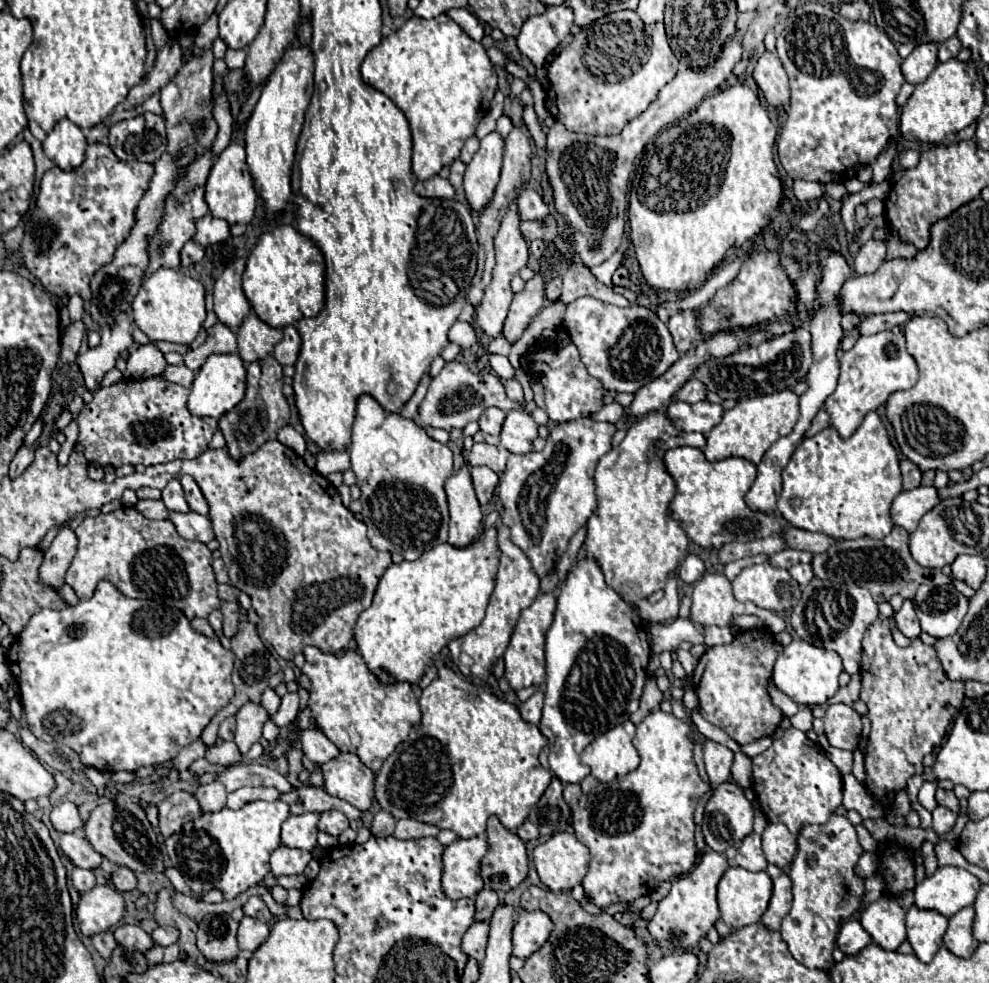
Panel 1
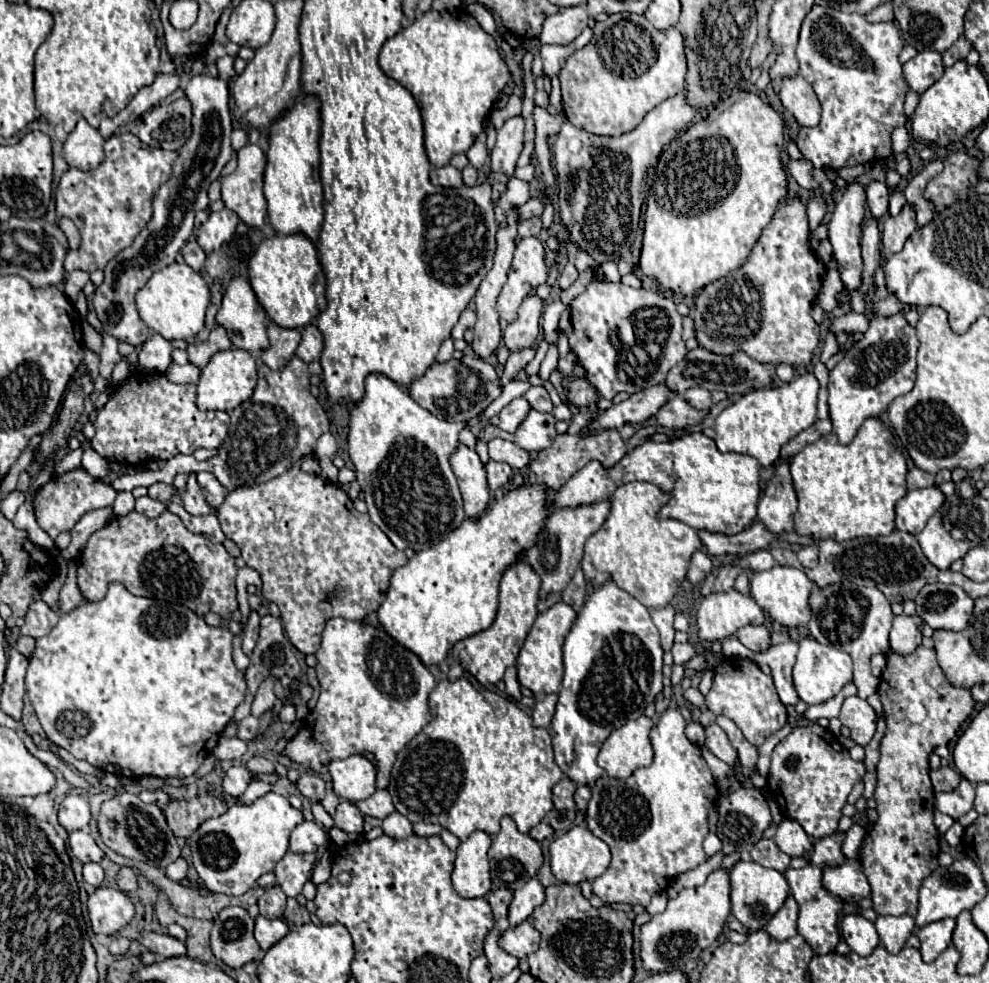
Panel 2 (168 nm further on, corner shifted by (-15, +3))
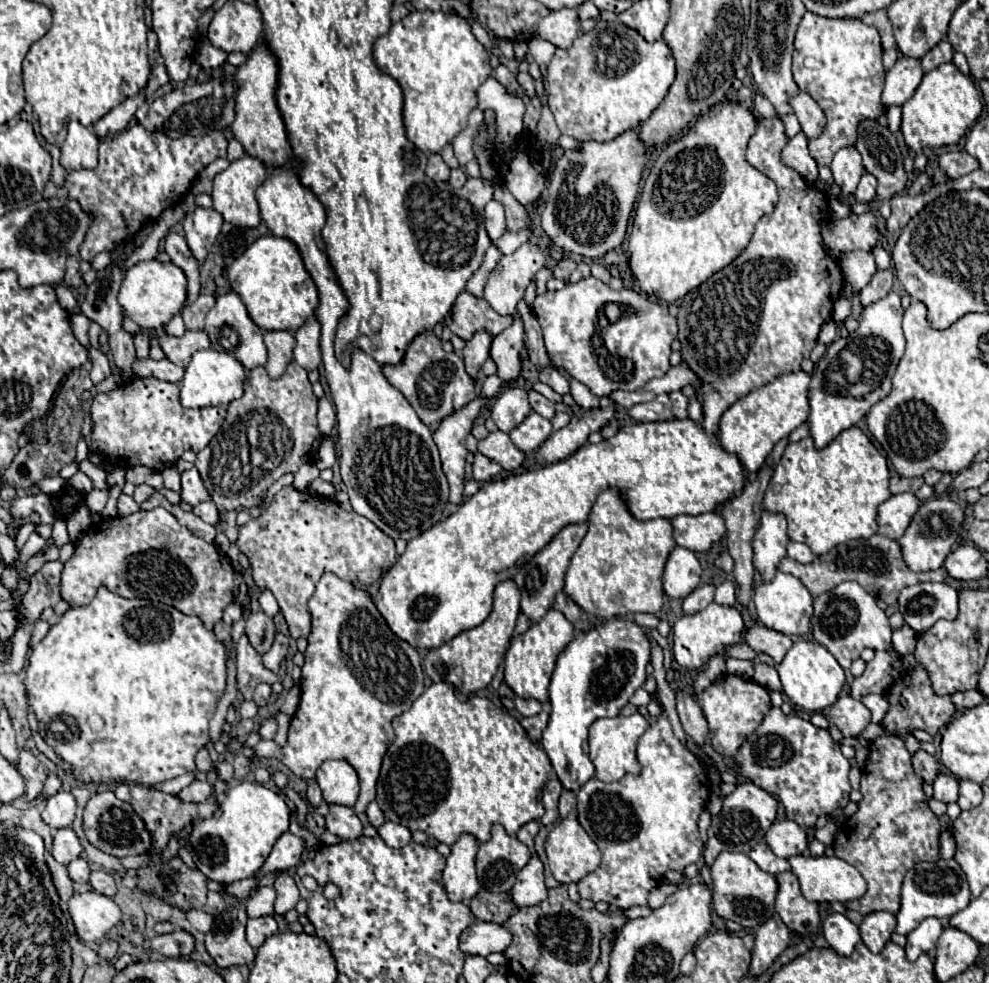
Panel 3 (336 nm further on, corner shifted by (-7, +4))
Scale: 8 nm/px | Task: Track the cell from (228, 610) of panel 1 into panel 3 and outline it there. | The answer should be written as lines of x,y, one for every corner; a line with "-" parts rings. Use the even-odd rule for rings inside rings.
241,636
237,644
237,684
245,700
251,700
257,684
267,682
272,685
278,678
271,670
265,670
263,656
249,644
245,636

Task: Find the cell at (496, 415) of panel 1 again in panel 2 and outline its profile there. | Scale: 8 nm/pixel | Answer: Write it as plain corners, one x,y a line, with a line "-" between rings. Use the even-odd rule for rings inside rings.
519,397
519,399
513,399
507,407
503,407
503,411
499,413
499,419
501,419
501,423
499,423
499,427
503,429
503,431
507,431
507,433
515,433
517,431
517,427
521,425
521,421
527,417
527,413
529,413
529,403
523,399
523,397

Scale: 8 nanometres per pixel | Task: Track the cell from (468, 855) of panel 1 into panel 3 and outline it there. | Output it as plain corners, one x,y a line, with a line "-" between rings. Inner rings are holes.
463,834
451,846
451,854
447,856
447,866
443,870
443,886
451,902
469,902
479,892
475,854
477,840
471,834

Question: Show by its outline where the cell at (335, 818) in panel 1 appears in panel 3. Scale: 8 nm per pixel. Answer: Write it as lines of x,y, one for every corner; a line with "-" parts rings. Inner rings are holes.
339,804
329,806
329,816
325,818
325,824
329,832
333,832
343,840
355,840
363,832
361,820
349,806
339,806

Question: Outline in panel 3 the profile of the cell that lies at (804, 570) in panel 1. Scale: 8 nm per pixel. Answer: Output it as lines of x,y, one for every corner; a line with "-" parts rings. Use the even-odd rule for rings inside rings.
789,542
787,546
787,556
795,562
801,562
801,564
809,564
813,562
813,552
809,550
807,544
801,544
801,542

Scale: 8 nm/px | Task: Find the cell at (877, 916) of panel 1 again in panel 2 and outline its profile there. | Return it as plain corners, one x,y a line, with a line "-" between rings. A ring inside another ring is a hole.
881,915
875,921
875,927
881,937
881,945
885,945
885,949
889,953
899,953
905,947
907,939
913,935
915,919
911,915
901,915
901,917
893,917
893,915
883,917

